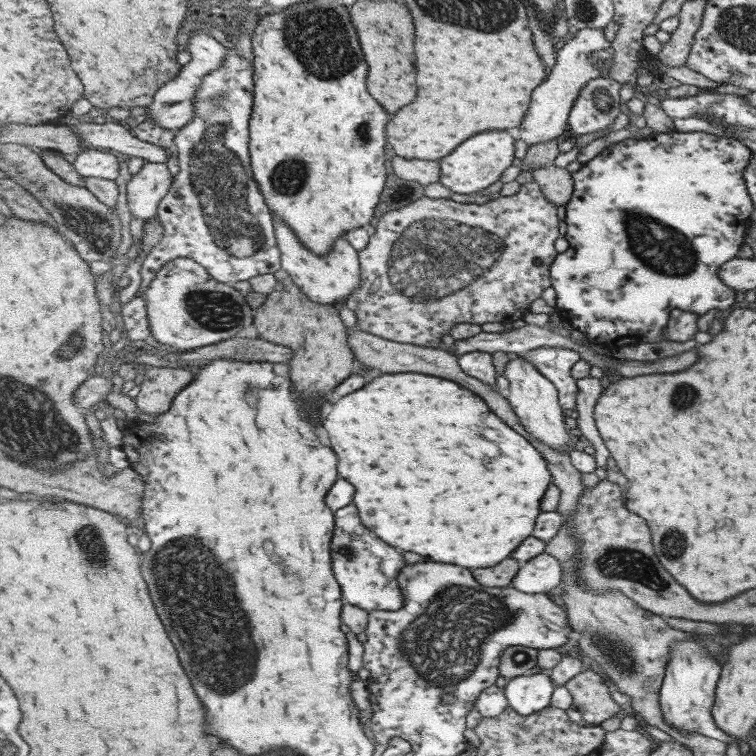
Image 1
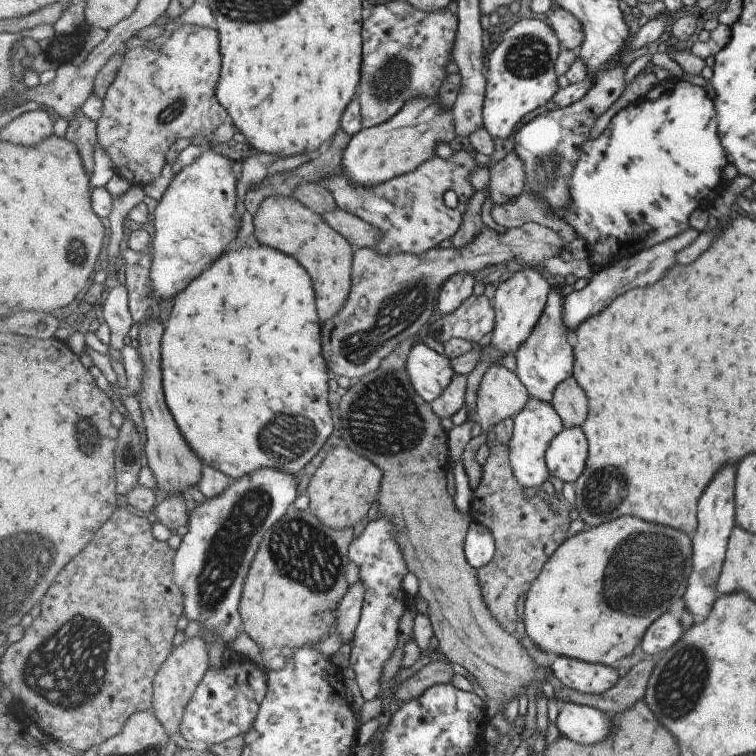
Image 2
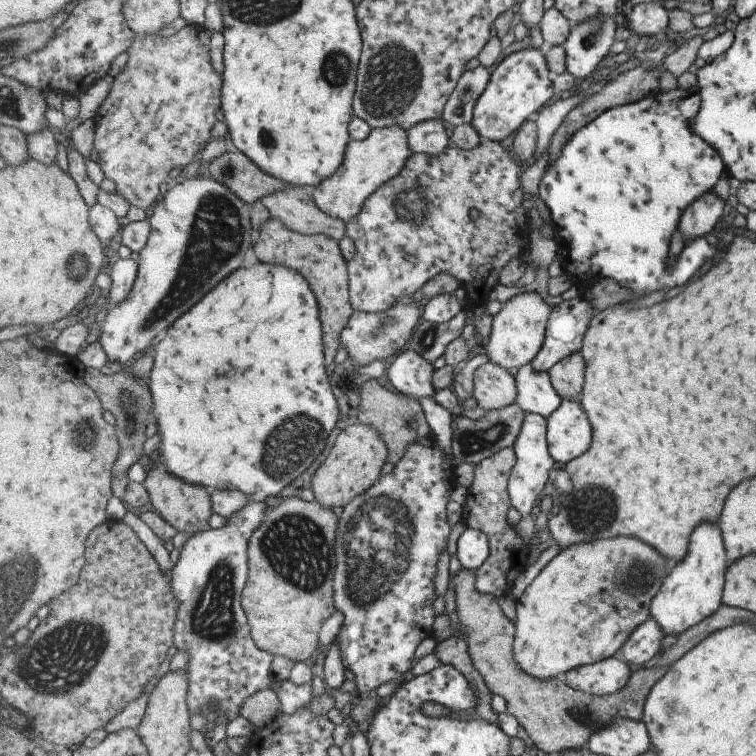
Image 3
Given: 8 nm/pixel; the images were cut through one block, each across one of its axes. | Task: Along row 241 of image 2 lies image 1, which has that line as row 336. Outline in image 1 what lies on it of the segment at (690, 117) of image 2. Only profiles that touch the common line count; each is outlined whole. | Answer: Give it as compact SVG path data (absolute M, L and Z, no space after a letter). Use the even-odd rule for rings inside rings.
M667 132L667 134L653 134L651 137L644 138L643 140L639 140L638 138L629 138L625 139L619 143L609 145L605 151L596 155L591 161L583 164L578 171L572 173L573 180L575 181L574 193L571 200L568 202L566 206L566 217L564 221L564 233L563 236L568 241L568 249L562 253L559 253L556 261L552 264L552 288L556 291L556 313L559 318L564 322L571 325L580 331L590 342L594 344L599 344L602 346L610 347L611 349L627 344L627 345L635 345L639 347L639 344L643 344L643 342L663 342L665 340L665 336L663 336L663 330L667 328L667 324L669 324L669 314L671 314L671 310L675 310L675 308L681 308L681 311L689 311L695 312L697 316L701 316L705 314L706 311L717 308L719 310L719 315L728 312L731 308L735 306L735 294L736 290L729 288L725 285L724 282L721 282L719 277L719 269L723 267L723 264L727 261L731 261L731 258L735 256L735 252L739 250L739 246L741 246L741 240L743 240L743 234L747 233L747 223L749 220L749 215L751 214L751 209L753 208L753 204L751 199L749 199L749 193L747 193L747 189L745 189L745 181L744 181L744 168L747 166L747 160L750 158L750 154L752 152L744 145L744 143L739 142L739 140L731 140L731 135L726 137L715 136L715 134L709 134L705 132Z

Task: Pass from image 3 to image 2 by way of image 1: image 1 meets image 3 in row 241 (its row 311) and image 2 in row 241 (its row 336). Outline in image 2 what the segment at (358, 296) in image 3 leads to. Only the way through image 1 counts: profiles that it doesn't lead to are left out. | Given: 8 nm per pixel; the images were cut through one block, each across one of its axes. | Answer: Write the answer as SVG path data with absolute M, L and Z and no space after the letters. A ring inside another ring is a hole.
M461 150L449 160L431 156L417 171L393 178L379 186L357 188L343 172L337 172L320 181L330 190L340 210L351 212L363 218L373 228L381 230L379 242L373 246L375 252L383 256L421 256L437 248L445 239L453 238L461 230L465 212L469 210L469 200L477 194L469 176L483 165L478 164L473 154ZM452 190L458 197L458 205L452 210L445 204L445 194Z

